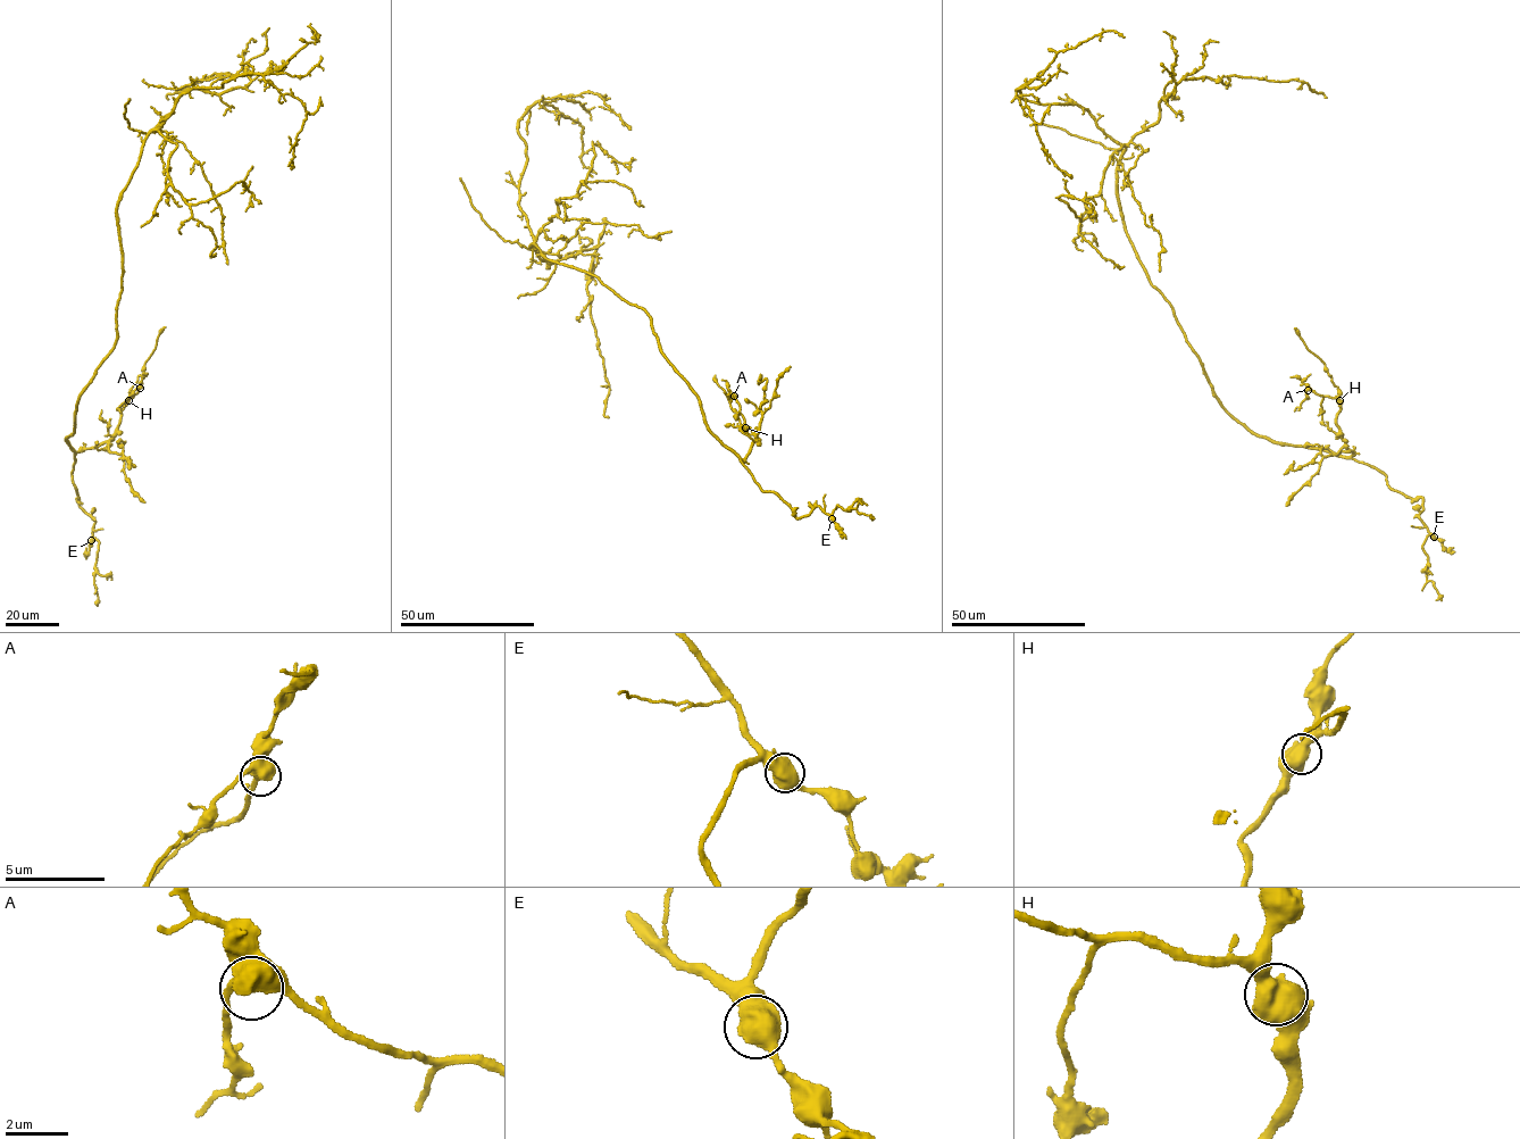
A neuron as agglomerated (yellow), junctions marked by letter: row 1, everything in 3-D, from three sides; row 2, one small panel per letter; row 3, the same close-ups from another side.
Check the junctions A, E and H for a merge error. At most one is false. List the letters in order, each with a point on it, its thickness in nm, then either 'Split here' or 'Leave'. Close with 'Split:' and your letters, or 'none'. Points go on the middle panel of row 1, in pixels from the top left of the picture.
A: Place: (734, 396). Thickness 600 nm. Leave
E: Place: (832, 518). Thickness 850 nm. Leave
H: Place: (745, 427). Thickness 600 nm. Leave
Split: none

